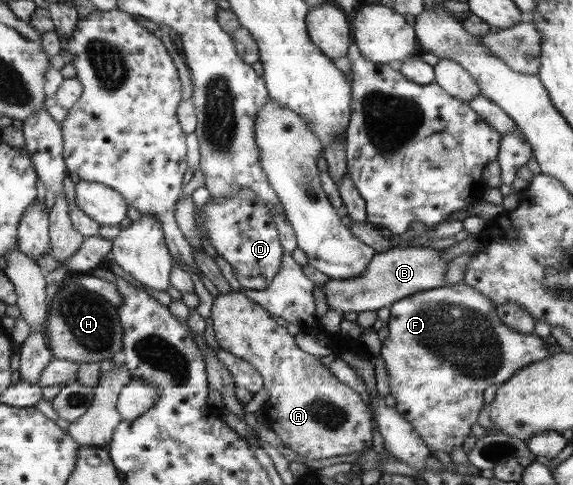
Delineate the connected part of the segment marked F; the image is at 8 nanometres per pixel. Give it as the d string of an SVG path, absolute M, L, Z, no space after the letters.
M459 283L453 286L444 285L436 289L421 291L395 301L390 306L390 309L392 315L387 321L389 334L387 340L384 341L381 347L381 355L386 363L386 369L388 370L390 379L390 396L394 398L396 409L413 424L415 430L418 431L421 438L427 443L432 453L438 451L438 449L450 453L453 447L462 446L464 439L470 435L472 425L478 422L477 417L480 414L480 407L484 405L484 389L486 389L486 387L508 382L518 370L522 370L532 363L543 361L543 359L549 357L553 350L547 341L540 338L536 333L518 333L515 329L502 323L500 317L496 315L497 307L495 303L484 292L478 291L475 287L470 287L470 284Z

